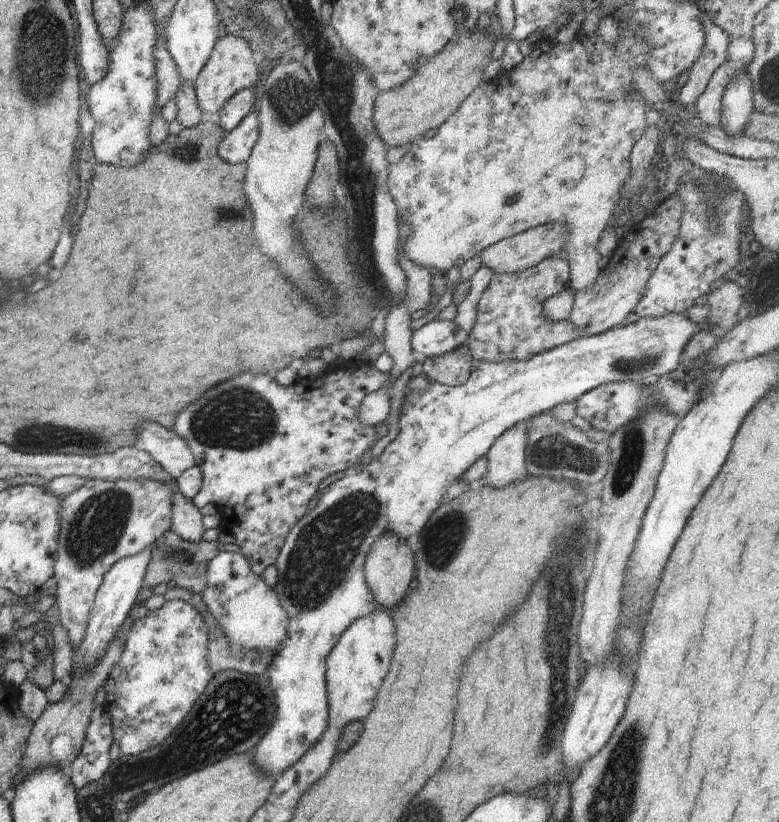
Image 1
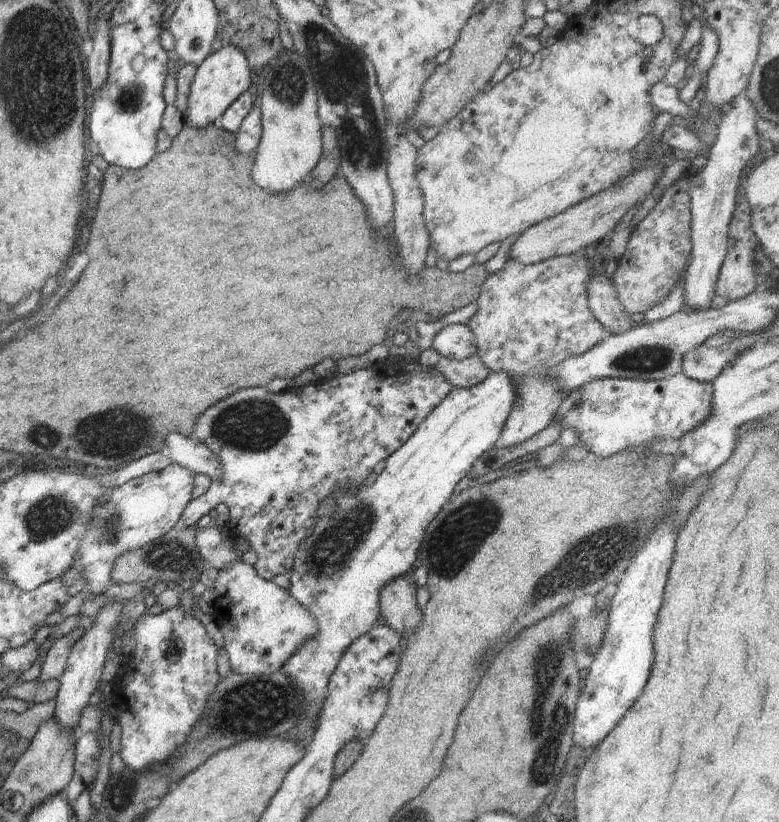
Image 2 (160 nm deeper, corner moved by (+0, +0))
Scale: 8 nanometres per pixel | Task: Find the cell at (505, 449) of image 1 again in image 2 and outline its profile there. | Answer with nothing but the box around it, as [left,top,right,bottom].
[467,247,608,447]

